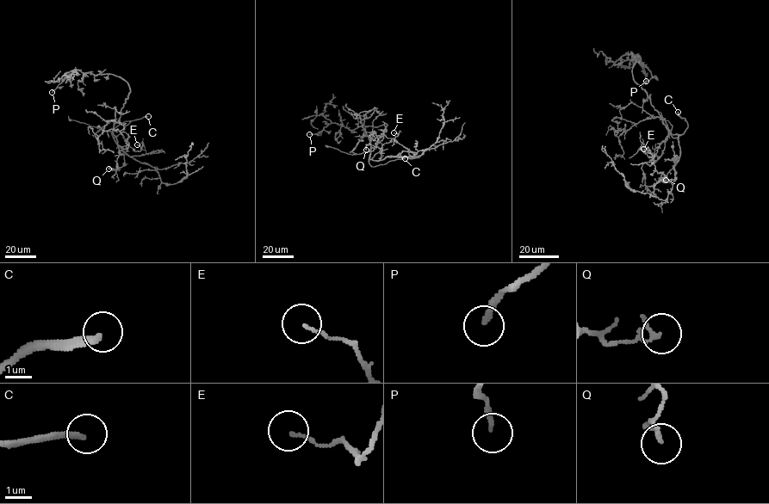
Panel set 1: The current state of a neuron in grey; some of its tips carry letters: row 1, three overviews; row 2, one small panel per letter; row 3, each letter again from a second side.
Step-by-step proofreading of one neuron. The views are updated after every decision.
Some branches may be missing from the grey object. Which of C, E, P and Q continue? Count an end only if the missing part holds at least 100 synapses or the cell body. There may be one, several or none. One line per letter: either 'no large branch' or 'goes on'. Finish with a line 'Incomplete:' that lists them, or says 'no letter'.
C: goes on
E: no large branch
P: no large branch
Q: no large branch
Incomplete: C

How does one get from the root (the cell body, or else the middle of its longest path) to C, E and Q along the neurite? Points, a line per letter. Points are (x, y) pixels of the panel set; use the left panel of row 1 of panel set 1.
C: (113, 132), (123, 122), (148, 116)
E: (113, 132), (114, 137), (121, 133), (127, 144), (135, 151), (139, 151), (141, 148), (137, 144)
Q: (113, 132), (114, 141), (123, 152), (125, 164), (115, 169), (108, 169)

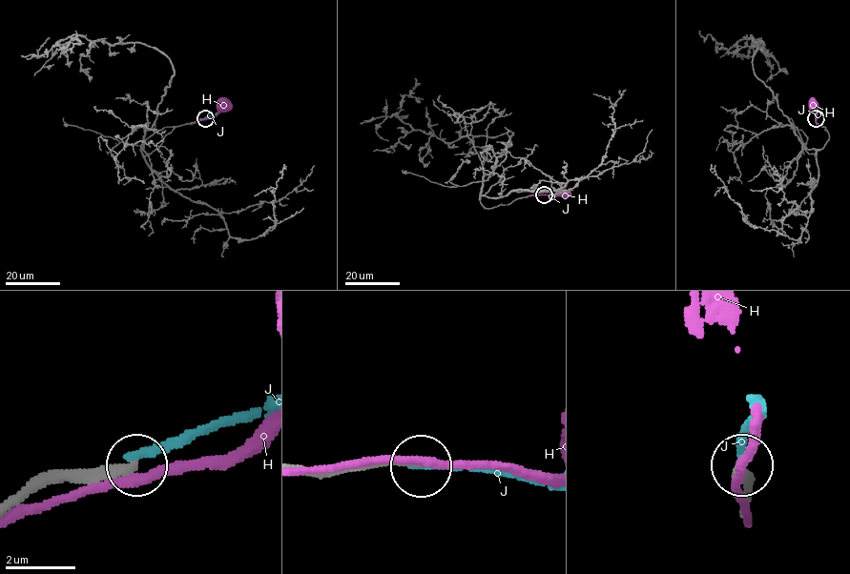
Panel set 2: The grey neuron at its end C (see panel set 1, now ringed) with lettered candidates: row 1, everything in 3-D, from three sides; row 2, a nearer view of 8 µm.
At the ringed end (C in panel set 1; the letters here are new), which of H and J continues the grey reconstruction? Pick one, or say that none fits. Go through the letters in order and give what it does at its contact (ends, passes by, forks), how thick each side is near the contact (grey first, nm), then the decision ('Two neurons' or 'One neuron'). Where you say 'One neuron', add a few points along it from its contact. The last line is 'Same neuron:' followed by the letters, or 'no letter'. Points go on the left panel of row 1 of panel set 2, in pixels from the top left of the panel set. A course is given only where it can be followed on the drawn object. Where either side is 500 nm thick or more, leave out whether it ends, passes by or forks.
H: It passes by. Thickness 360 nm (grey) against 240 nm. Two neurons
J: It ends there. Thickness 240 nm (grey) against 190 nm. Two neurons
Same neuron: no letter

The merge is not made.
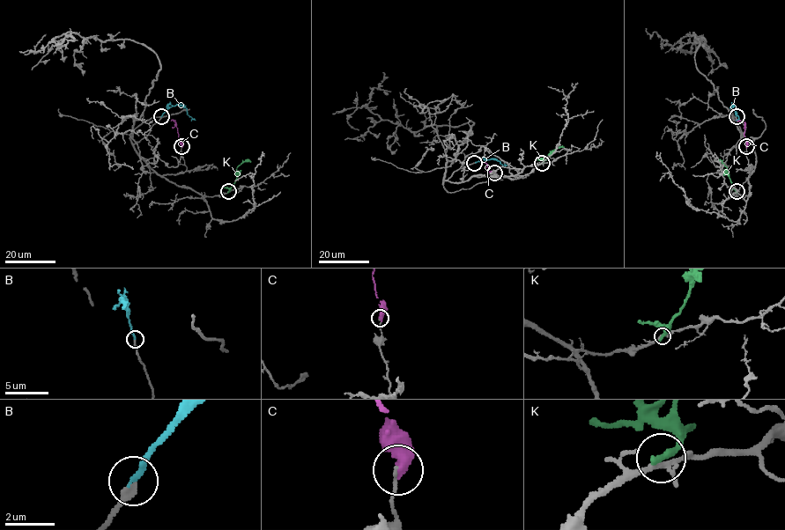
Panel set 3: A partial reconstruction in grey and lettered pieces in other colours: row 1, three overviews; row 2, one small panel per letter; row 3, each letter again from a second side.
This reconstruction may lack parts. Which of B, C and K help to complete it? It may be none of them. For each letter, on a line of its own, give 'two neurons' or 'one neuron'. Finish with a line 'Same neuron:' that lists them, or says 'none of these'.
B: one neuron
C: two neurons
K: two neurons
Same neuron: B

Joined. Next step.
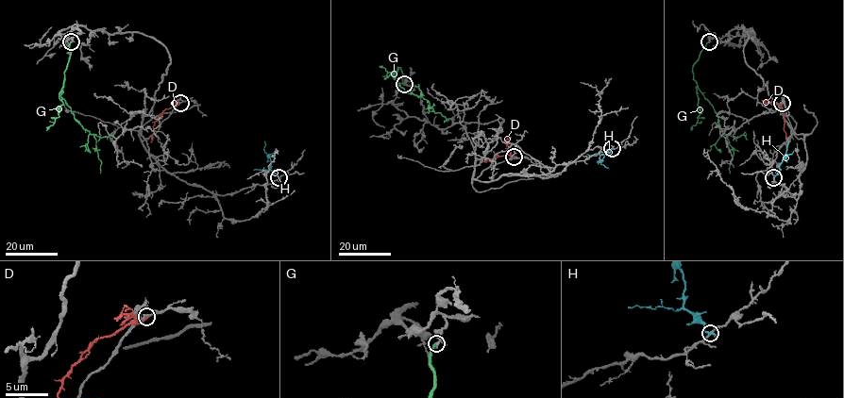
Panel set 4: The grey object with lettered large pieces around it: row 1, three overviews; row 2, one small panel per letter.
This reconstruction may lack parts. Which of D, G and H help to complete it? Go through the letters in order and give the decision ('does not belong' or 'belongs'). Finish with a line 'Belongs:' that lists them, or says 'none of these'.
D: does not belong
G: does not belong
H: does not belong
Belongs: none of these

